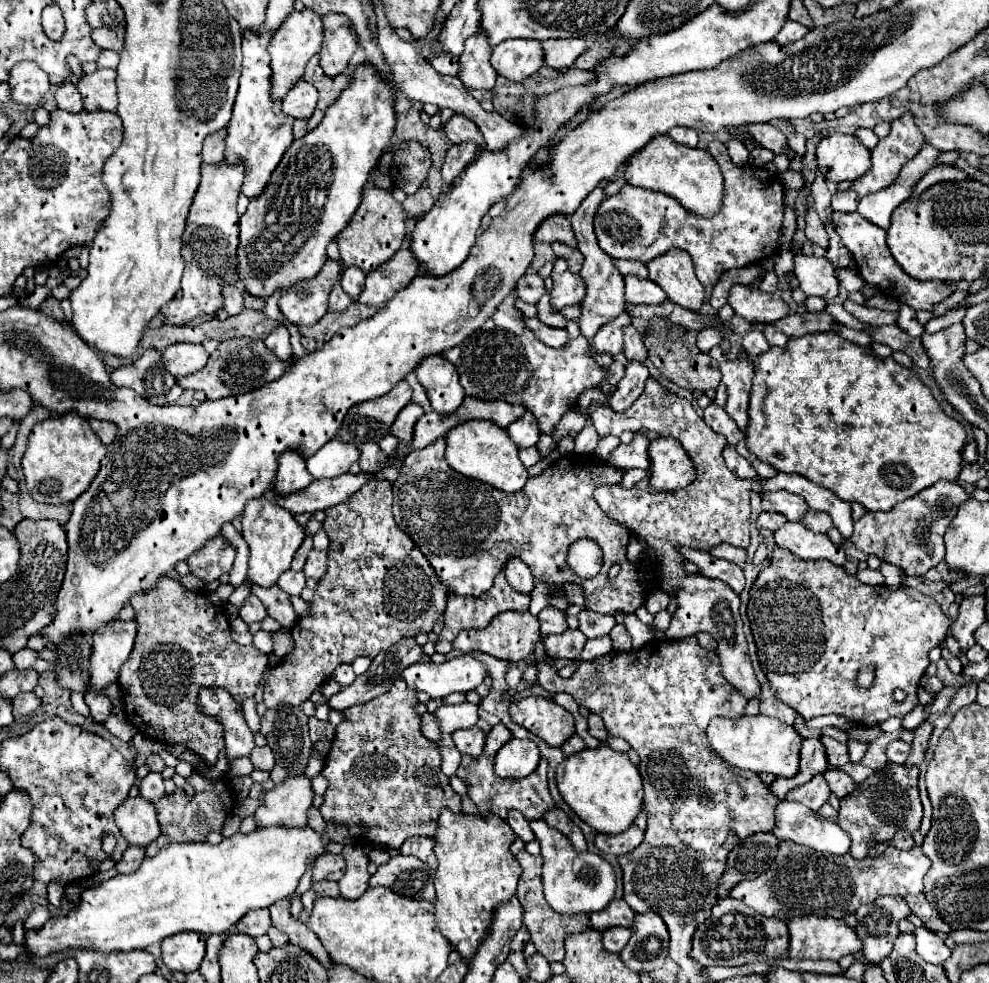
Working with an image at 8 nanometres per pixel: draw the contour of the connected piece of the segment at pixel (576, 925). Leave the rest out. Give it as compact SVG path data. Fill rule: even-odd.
M521 850L517 856L517 862L521 866L521 876L519 876L519 888L517 888L517 898L523 904L523 924L527 926L531 934L531 942L535 944L537 952L543 954L549 962L561 962L563 960L563 940L571 932L583 932L589 928L589 916L587 914L559 914L555 912L547 900L543 898L543 886L541 886L541 856L533 856L525 850Z

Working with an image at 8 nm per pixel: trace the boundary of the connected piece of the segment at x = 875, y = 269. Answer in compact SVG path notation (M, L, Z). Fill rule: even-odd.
M833 212L831 216L833 220L833 226L835 226L835 232L839 234L841 242L845 244L845 248L851 252L851 256L855 258L855 264L859 268L859 274L861 278L867 282L867 284L873 284L877 290L881 292L887 292L891 294L893 298L897 298L899 302L905 302L909 304L913 310L931 310L933 304L941 302L943 298L947 298L953 290L945 284L945 282L939 282L939 280L927 280L927 282L921 282L921 280L915 280L911 276L907 276L899 264L893 260L887 244L885 244L885 230L881 230L879 226L871 224L869 220L865 220L863 216L859 216L857 212Z

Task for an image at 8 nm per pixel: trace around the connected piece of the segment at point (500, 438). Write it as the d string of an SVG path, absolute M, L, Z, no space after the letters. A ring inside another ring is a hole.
M471 420L467 424L455 426L447 434L445 460L459 474L491 484L501 492L513 494L513 492L519 492L527 482L527 468L521 464L517 450L519 448L511 444L511 438L507 436L507 432L497 424L491 424L485 420Z

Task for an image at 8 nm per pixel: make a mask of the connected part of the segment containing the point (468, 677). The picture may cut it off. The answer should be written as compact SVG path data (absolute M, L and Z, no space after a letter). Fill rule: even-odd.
M465 654L443 664L411 664L401 672L401 676L409 688L417 692L427 692L431 698L445 698L451 692L475 690L485 678L485 668L471 654Z

